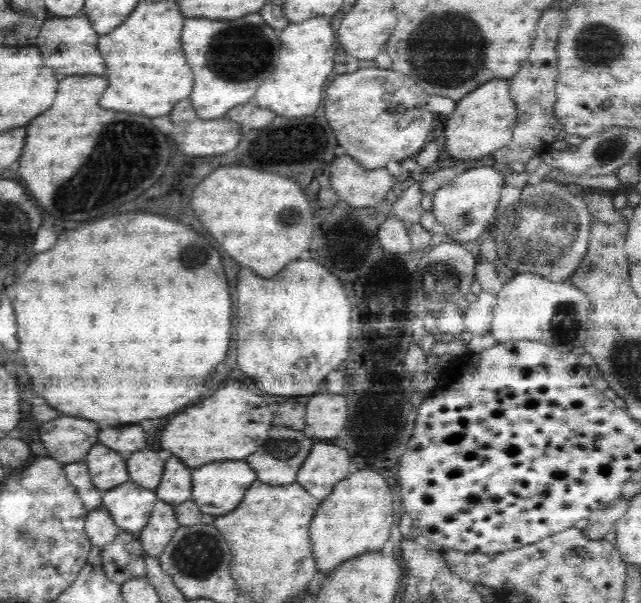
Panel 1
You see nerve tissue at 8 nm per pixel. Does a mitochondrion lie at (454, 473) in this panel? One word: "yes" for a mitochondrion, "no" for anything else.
no

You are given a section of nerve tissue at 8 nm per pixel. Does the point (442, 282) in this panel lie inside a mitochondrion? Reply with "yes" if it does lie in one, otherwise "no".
yes

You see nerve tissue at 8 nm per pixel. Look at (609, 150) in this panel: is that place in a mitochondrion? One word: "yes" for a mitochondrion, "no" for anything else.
yes

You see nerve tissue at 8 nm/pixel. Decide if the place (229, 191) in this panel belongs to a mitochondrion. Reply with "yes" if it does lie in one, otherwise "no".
no

